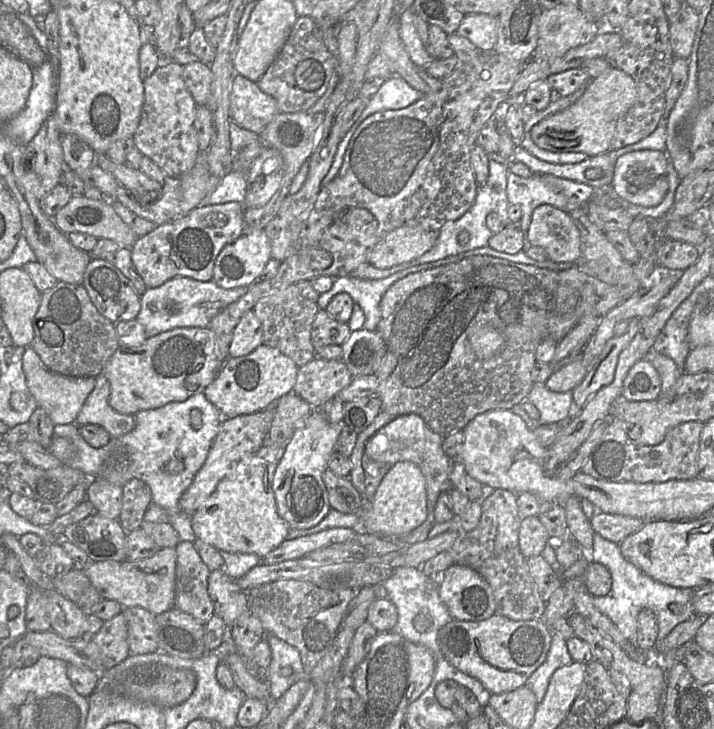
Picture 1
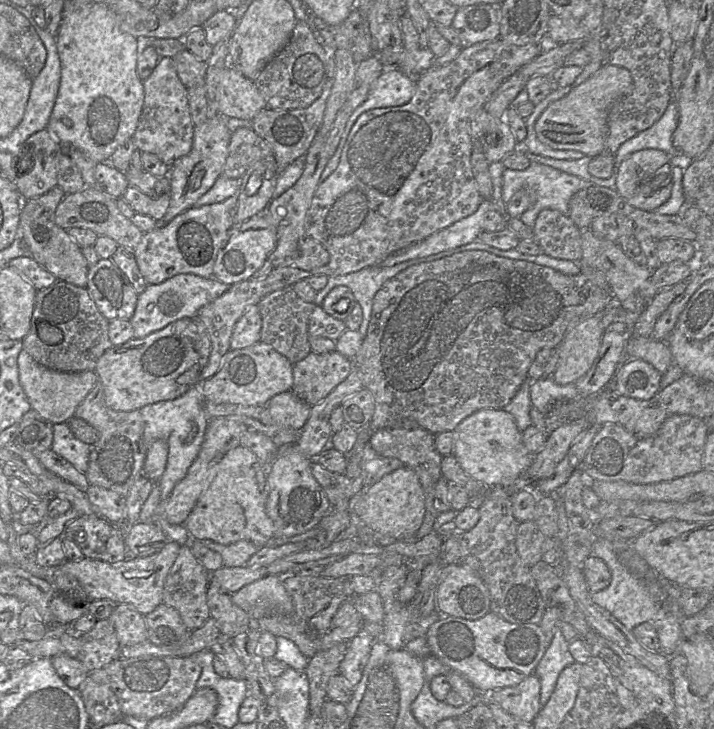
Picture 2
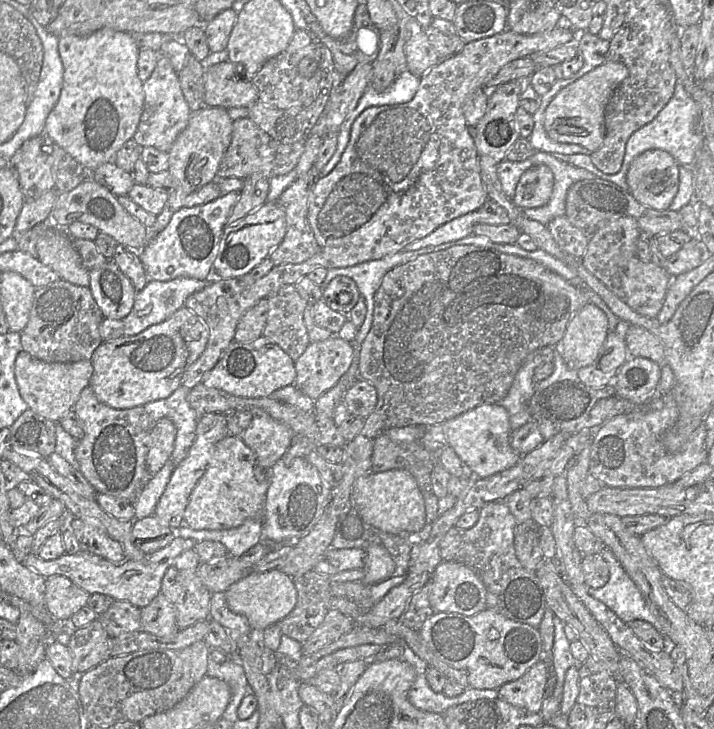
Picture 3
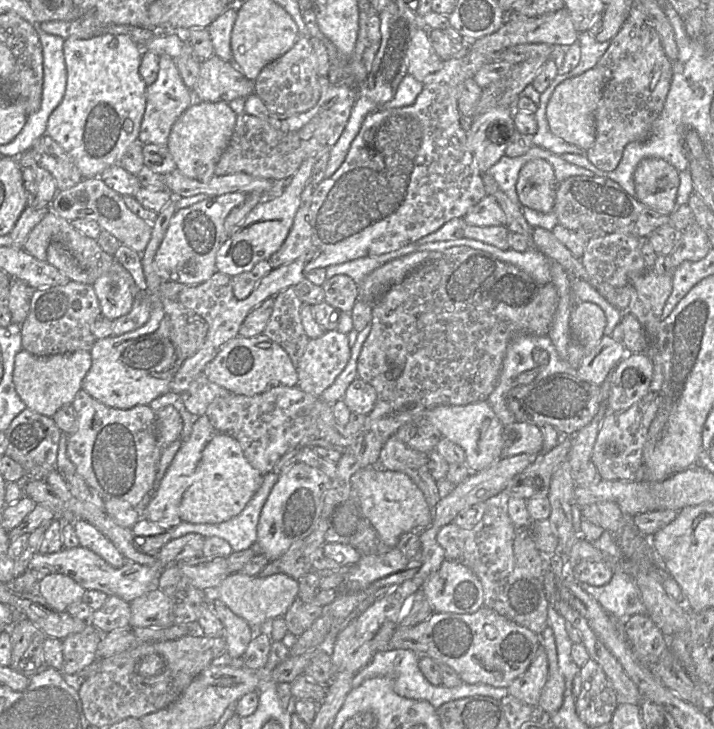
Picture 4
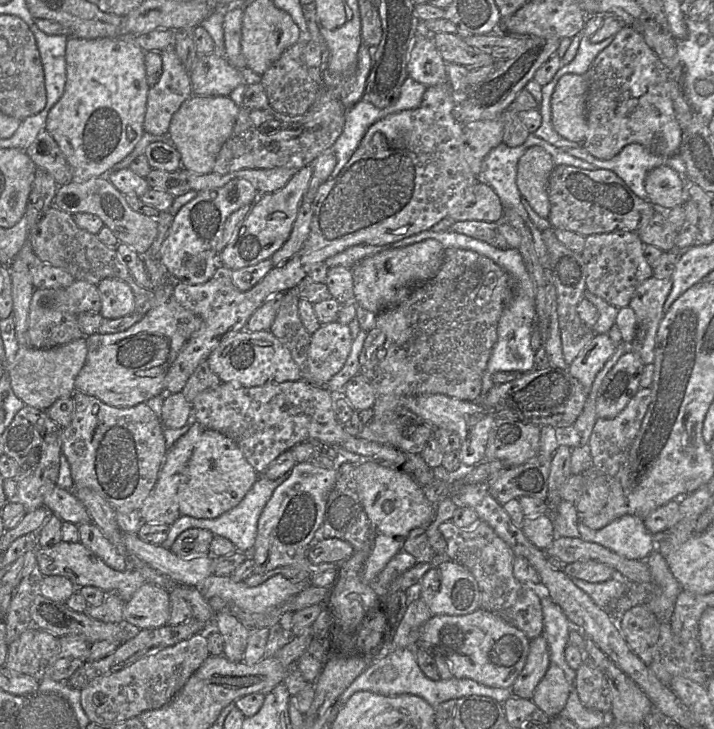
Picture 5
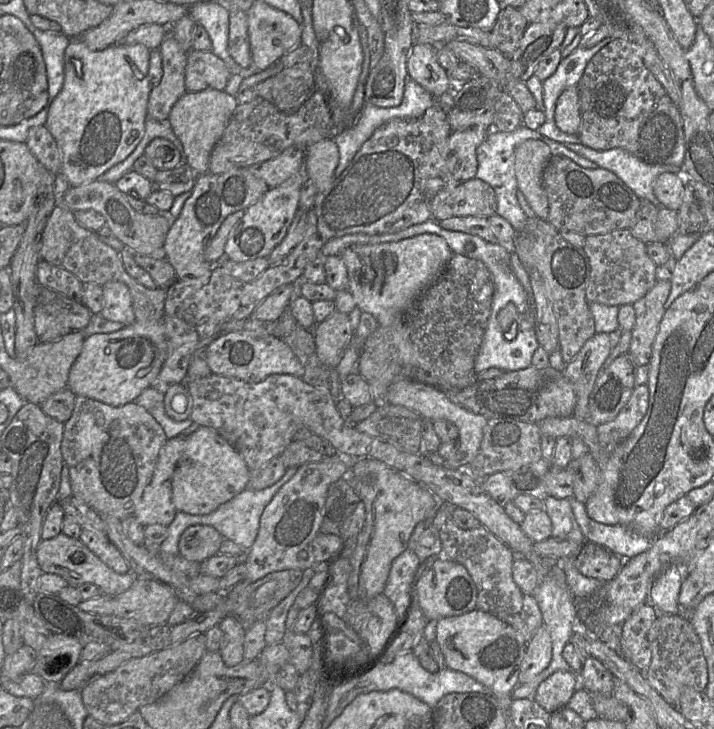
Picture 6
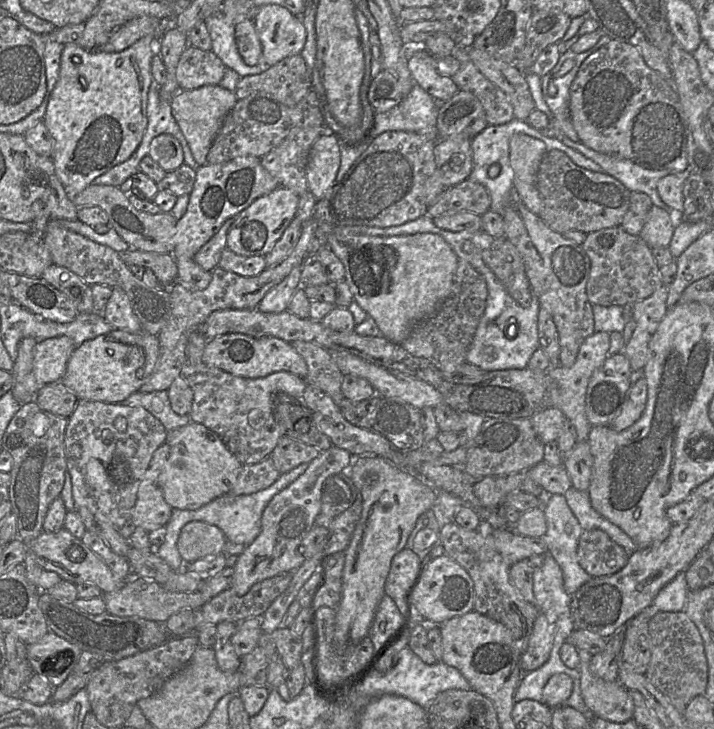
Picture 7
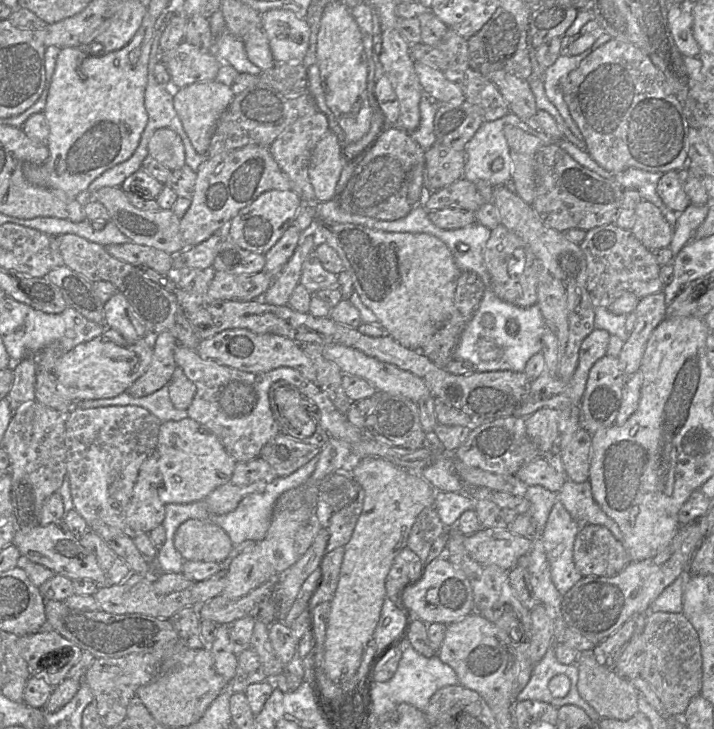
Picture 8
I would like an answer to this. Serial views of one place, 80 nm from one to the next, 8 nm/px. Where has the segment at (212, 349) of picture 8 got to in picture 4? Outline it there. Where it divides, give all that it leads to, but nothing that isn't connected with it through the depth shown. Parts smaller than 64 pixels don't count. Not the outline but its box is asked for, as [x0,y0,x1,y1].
[204,333,298,396]

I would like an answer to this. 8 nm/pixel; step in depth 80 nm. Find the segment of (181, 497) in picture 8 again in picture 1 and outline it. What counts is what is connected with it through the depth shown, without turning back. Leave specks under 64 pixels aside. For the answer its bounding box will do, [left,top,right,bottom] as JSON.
[191,453,291,559]

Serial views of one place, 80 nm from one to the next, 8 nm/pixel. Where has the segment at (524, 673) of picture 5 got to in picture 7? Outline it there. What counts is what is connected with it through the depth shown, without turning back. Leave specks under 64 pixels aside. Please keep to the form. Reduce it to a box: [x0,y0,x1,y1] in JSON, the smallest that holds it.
[521,613,553,672]

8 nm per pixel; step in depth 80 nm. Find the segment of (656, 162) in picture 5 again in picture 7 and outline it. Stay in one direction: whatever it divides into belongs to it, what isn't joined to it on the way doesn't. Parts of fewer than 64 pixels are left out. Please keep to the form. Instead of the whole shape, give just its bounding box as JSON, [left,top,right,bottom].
[561,136,683,227]

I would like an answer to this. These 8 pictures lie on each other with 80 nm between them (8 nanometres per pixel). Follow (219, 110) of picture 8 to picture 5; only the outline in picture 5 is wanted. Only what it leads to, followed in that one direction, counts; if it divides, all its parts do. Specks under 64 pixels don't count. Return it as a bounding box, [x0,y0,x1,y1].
[169,95,239,175]

